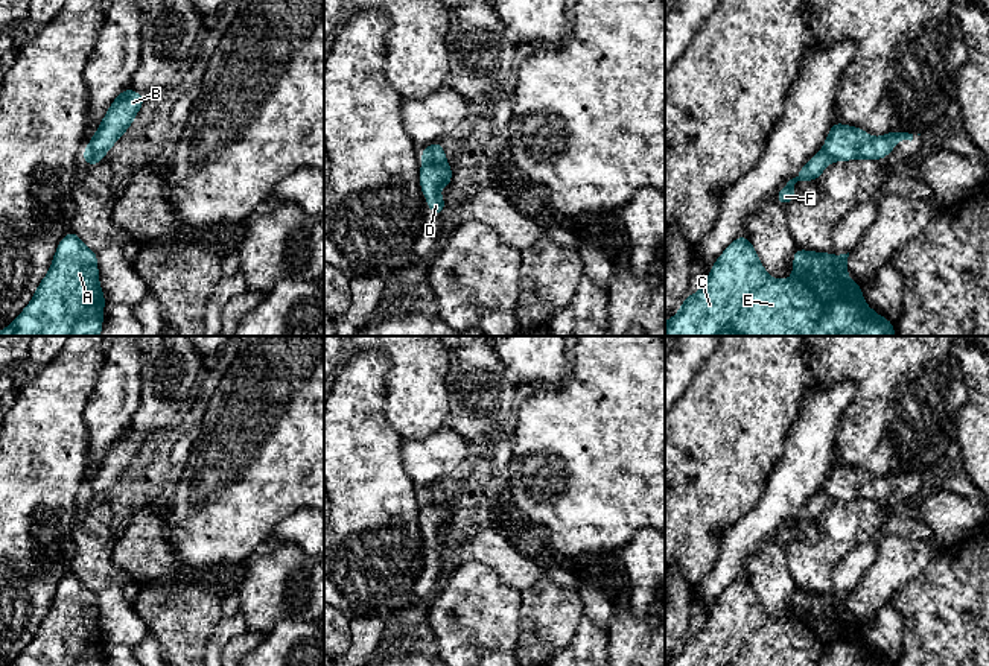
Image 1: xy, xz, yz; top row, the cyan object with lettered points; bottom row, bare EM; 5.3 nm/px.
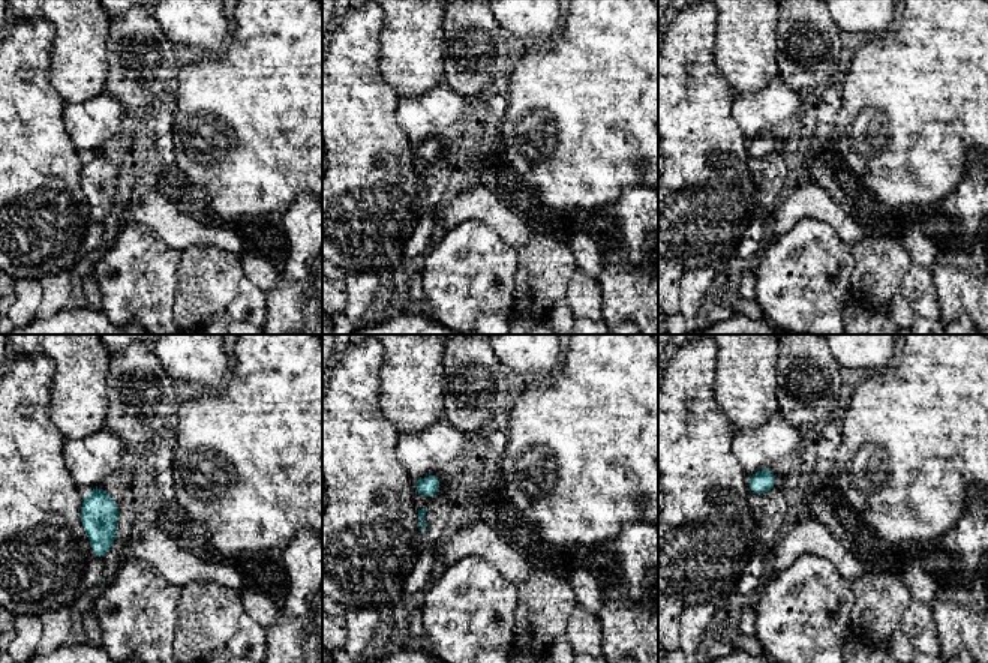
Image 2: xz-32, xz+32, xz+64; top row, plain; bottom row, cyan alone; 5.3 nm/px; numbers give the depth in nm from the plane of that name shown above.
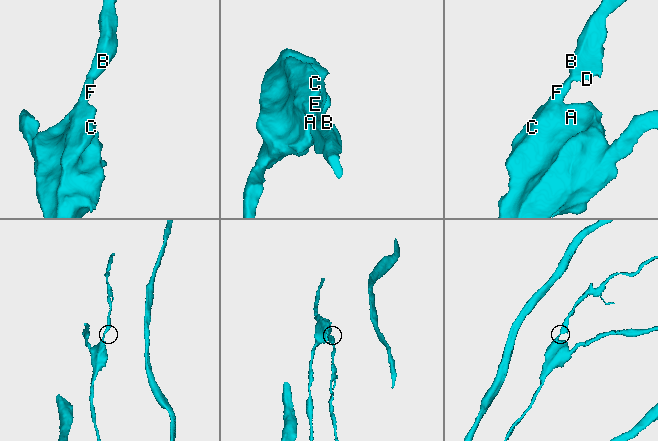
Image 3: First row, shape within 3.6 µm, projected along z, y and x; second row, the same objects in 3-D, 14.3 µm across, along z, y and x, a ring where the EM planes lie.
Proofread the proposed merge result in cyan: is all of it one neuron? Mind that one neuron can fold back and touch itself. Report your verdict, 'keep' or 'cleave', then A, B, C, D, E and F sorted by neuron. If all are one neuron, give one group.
cleave | A C E F / B D

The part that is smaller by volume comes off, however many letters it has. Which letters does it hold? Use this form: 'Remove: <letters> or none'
Remove: B, D

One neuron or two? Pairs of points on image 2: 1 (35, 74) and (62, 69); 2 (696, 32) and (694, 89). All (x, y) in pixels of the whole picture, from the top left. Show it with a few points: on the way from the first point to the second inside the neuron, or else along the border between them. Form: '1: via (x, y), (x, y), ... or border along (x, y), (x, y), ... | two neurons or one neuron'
1: border along (53, 38), (50, 84), (66, 102) | two neurons
2: via (696, 45), (694, 75) | one neuron

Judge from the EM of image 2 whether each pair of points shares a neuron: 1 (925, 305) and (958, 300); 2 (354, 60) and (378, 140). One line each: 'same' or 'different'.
1: different
2: same

